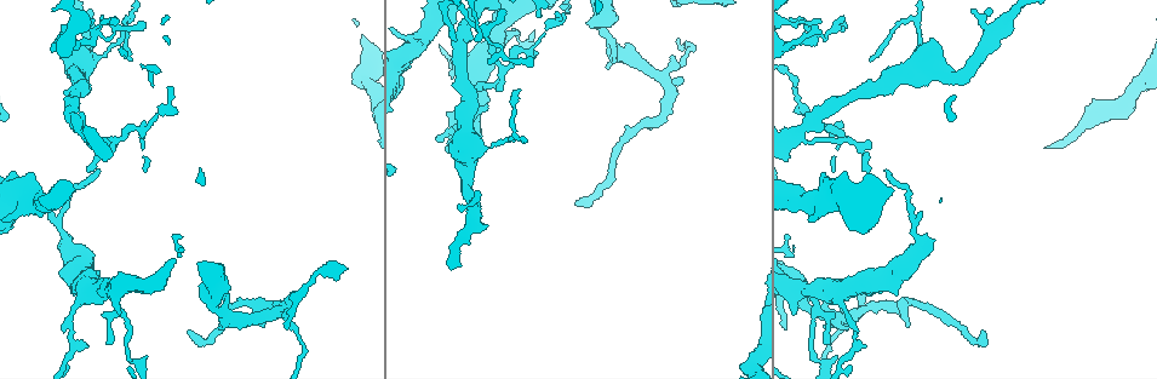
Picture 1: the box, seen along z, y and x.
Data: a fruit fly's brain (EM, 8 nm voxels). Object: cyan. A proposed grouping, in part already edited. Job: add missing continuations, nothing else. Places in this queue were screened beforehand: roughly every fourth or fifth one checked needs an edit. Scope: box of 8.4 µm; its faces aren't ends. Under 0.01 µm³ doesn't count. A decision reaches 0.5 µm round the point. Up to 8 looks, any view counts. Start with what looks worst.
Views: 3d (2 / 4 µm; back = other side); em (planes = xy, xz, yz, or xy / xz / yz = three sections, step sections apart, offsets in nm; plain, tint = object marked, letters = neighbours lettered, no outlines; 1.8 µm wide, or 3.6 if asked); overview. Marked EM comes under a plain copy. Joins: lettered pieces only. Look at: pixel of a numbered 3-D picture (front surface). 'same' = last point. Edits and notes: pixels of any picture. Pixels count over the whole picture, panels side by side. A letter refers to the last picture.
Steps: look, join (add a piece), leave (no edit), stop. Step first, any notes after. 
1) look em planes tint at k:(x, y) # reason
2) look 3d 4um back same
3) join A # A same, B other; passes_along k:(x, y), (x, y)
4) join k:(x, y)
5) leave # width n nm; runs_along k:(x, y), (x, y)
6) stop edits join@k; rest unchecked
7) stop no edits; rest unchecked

look em yz step 4 tint at 1:(611, 59) # branch stops here

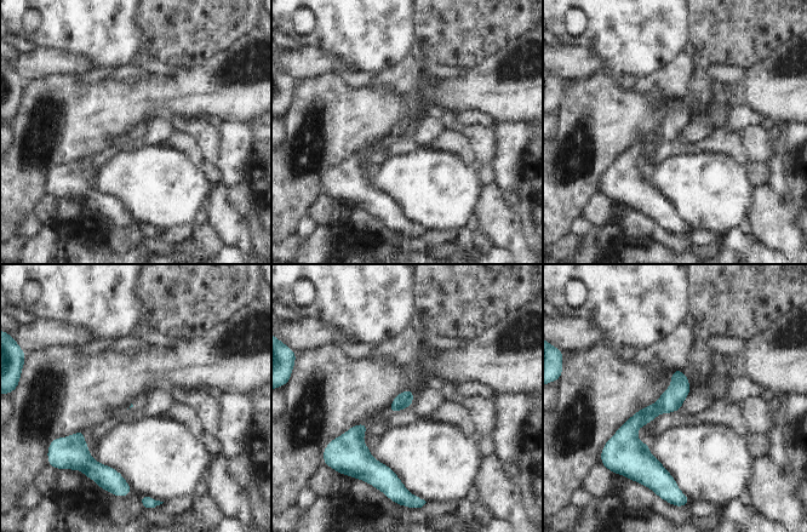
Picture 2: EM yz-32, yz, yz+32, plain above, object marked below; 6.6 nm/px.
look em xy step 8 letters same

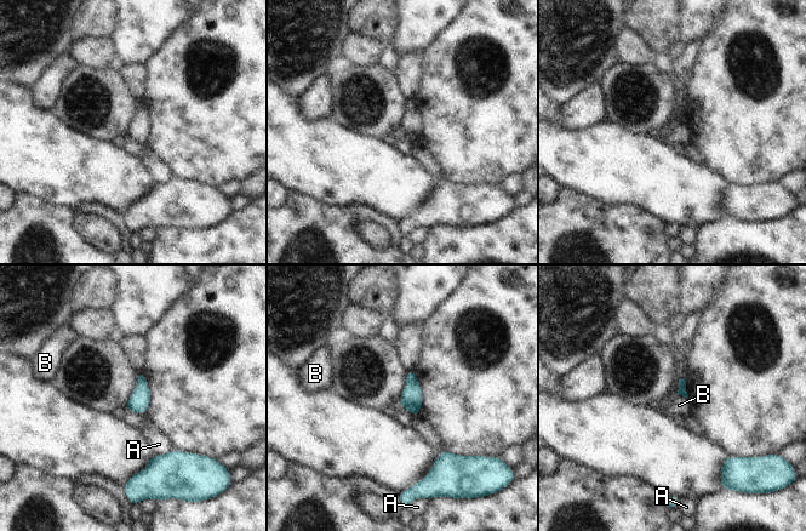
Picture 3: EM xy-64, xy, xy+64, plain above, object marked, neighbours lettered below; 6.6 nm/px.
leave # A other, B other; border 3:(676, 393), (687, 399); none of them fits

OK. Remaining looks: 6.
look 3d 2um at 1:(452, 33) # tapers out

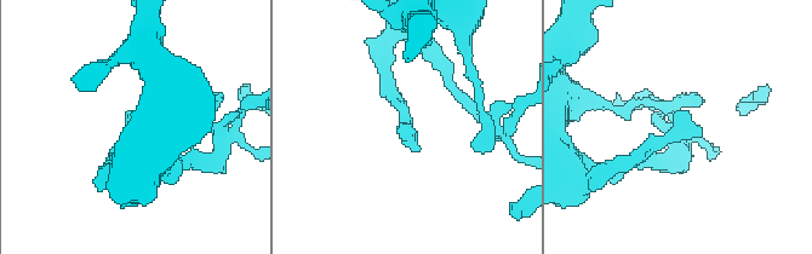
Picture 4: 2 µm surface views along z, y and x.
look em yz step 8 tint at 4:(130, 110) # shape alone is not enough

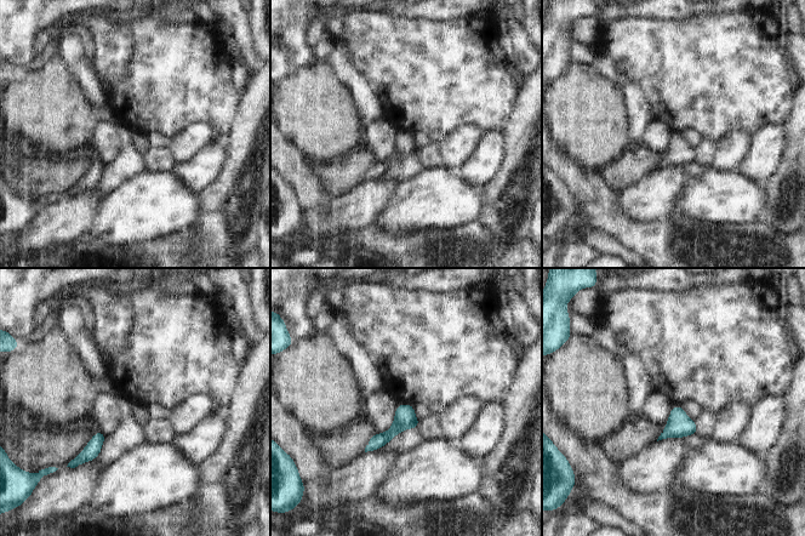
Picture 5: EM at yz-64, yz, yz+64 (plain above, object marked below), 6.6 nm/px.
look em planes letters same

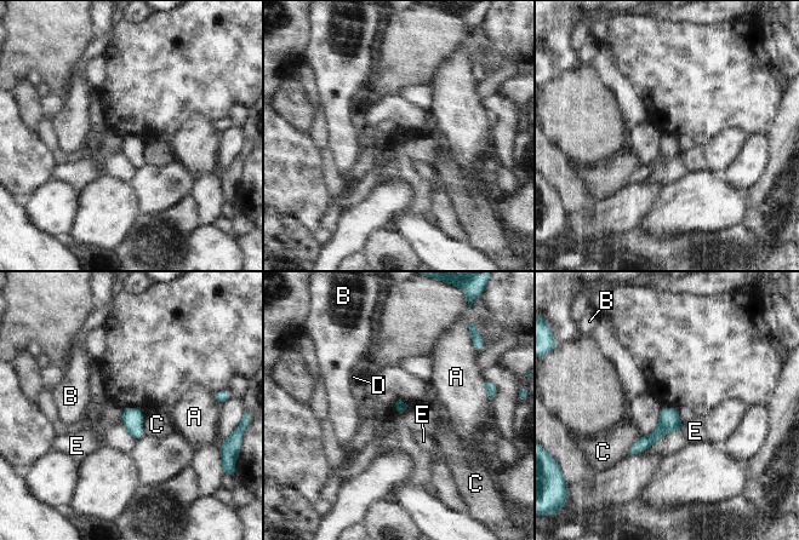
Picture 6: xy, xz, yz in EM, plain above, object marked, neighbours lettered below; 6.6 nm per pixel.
leave # A other, B other, C other, D other, E other; border 6:(641, 435), (634, 441), (628, 454); none of them fits

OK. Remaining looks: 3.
look em 3.6um planes letters at 1:(823, 342) # free end

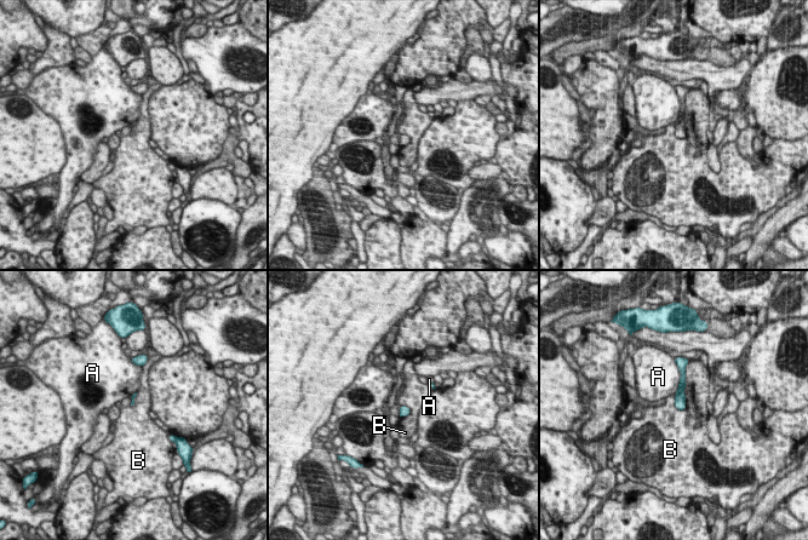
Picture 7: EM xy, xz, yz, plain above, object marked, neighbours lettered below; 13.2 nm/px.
leave # longest_contact B 600 nm; A other, B other; border 7:(686, 366), (685, 408), (678, 411); none of them fits

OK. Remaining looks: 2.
stop no edits; rest unchecked

